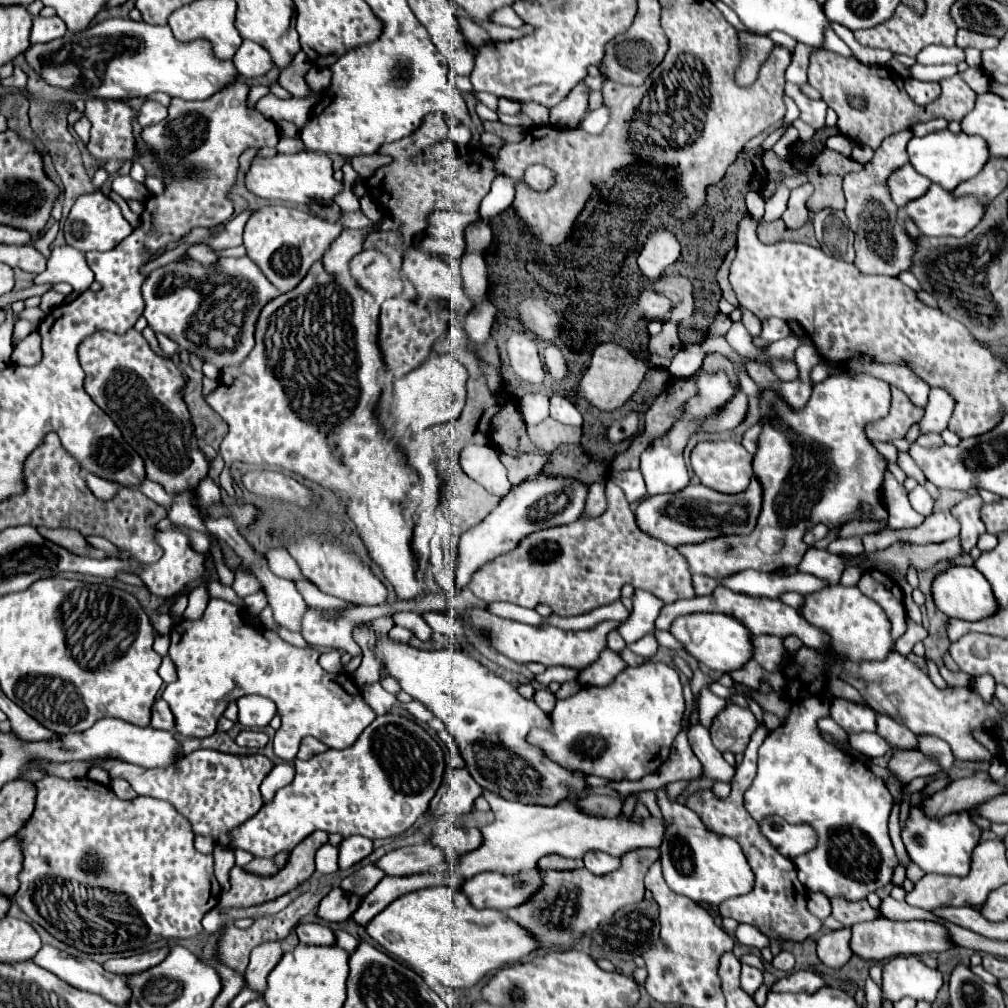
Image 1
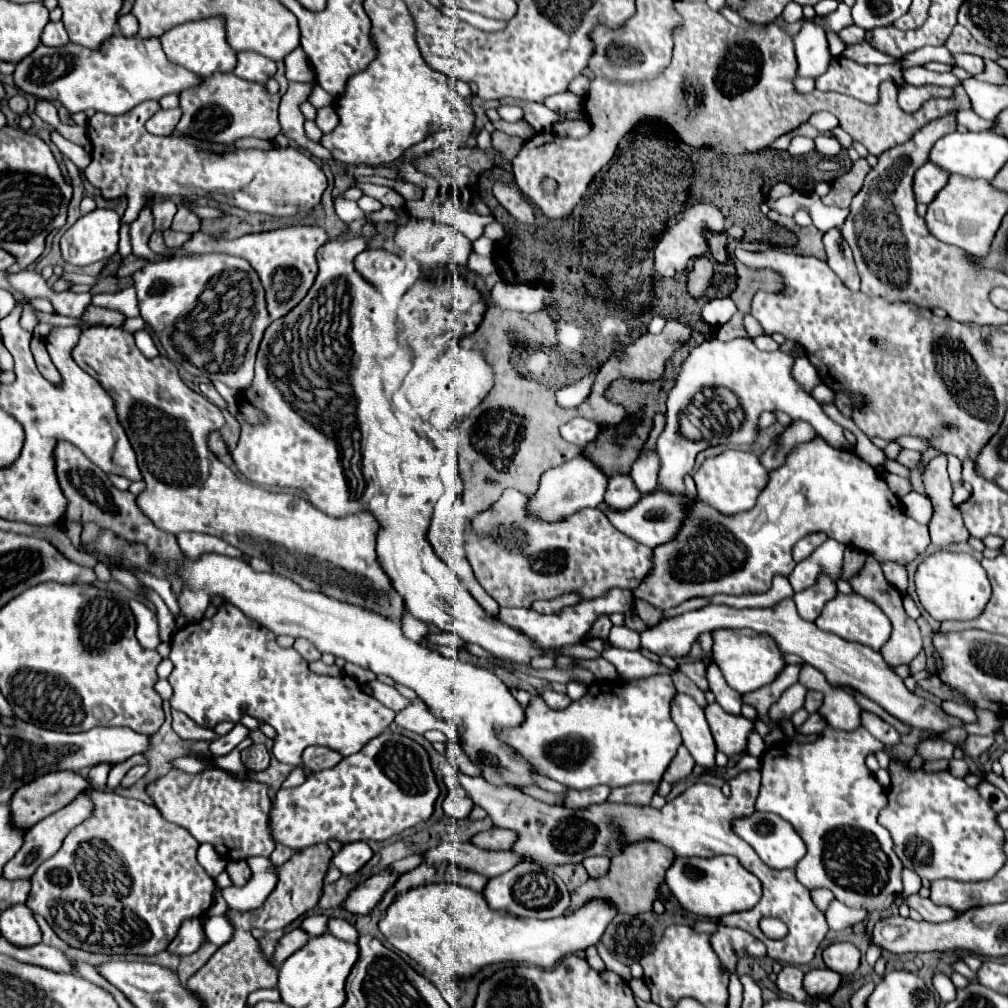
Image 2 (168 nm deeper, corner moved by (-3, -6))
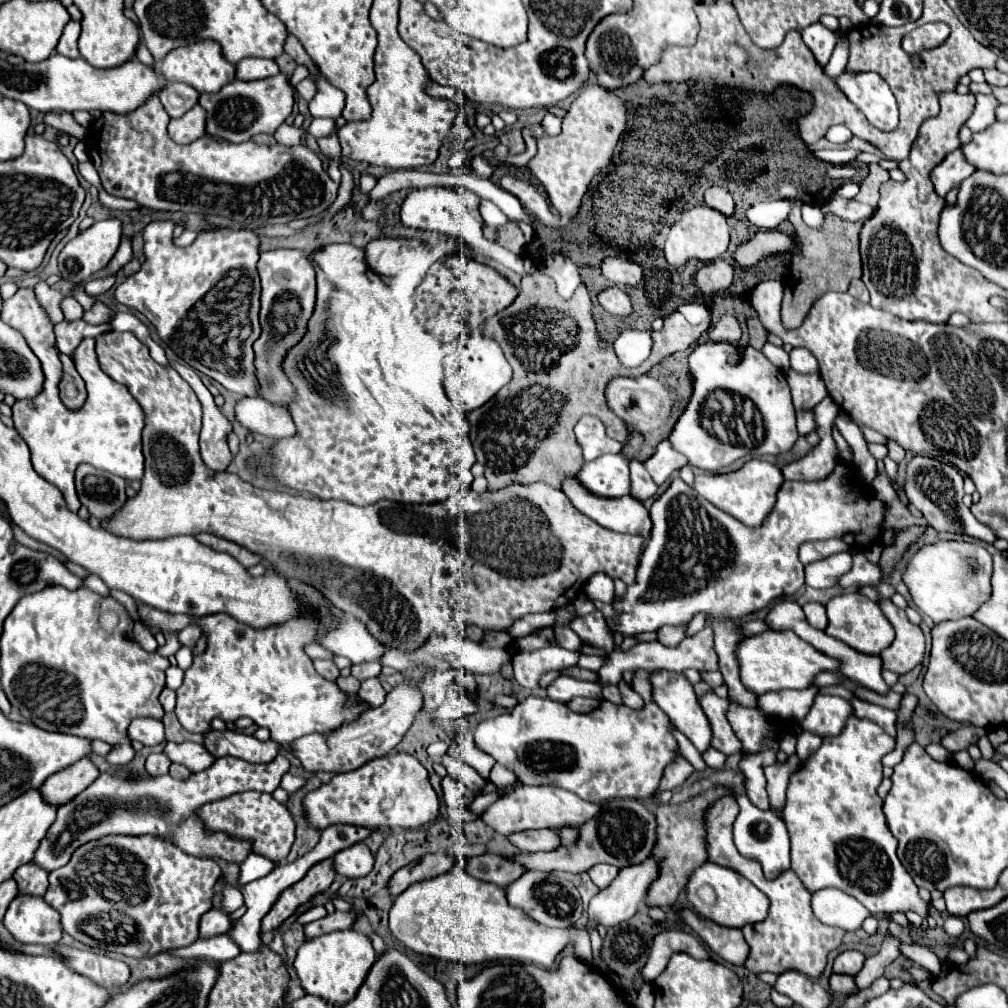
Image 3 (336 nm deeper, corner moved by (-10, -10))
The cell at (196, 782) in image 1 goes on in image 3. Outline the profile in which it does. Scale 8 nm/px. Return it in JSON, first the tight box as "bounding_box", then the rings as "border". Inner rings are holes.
{"bounding_box":[200,791,296,861],"border":[[[244,791],[240,795],[230,795],[228,799],[208,803],[200,809],[200,819],[204,819],[204,825],[212,827],[212,831],[228,831],[238,839],[252,839],[254,853],[260,853],[274,861],[284,861],[294,843],[296,823],[288,807],[278,803],[268,793]]]}

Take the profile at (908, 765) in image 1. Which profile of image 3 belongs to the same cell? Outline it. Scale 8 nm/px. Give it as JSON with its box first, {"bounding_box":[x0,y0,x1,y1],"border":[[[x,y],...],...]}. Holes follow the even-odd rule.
{"bounding_box":[942,725,986,753],"border":[[[966,725],[966,727],[960,727],[960,729],[952,731],[952,733],[948,733],[948,735],[942,739],[942,745],[944,745],[948,751],[956,753],[956,751],[968,749],[970,745],[978,743],[978,739],[980,739],[982,735],[986,735],[986,729],[974,727],[974,725]]]}

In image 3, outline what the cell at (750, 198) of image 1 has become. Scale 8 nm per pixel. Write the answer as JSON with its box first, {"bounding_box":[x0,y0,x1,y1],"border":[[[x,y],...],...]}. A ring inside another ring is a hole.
{"bounding_box":[748,201,792,229],"border":[[[770,201],[770,203],[758,203],[748,209],[748,219],[760,229],[776,229],[782,219],[786,219],[792,209],[792,203],[788,201]]]}

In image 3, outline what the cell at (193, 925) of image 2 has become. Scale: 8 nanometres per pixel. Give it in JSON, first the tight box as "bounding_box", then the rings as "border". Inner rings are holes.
{"bounding_box":[200,909,232,939],"border":[[[212,909],[208,911],[202,921],[200,921],[200,937],[208,939],[208,937],[216,937],[226,933],[232,927],[232,919],[230,913],[222,911],[222,909]]]}

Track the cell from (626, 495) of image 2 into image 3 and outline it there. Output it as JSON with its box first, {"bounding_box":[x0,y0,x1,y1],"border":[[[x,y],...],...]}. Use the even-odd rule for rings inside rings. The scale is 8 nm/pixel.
{"bounding_box":[630,461,658,501],"border":[[[630,461],[630,477],[632,477],[632,495],[636,499],[644,501],[656,493],[658,485],[654,483],[654,479],[640,461]]]}

